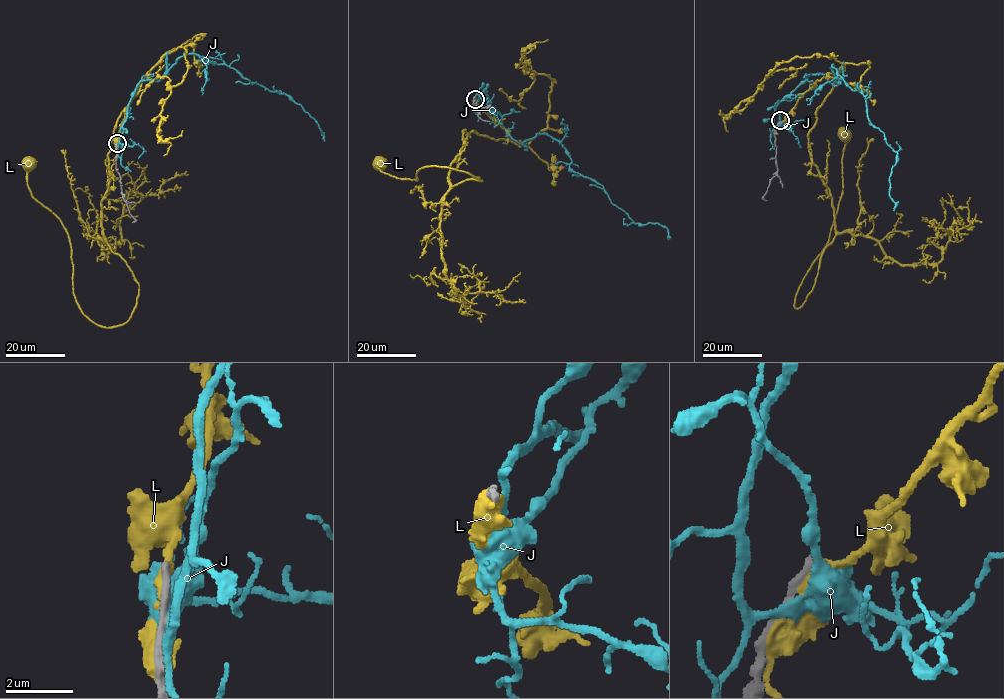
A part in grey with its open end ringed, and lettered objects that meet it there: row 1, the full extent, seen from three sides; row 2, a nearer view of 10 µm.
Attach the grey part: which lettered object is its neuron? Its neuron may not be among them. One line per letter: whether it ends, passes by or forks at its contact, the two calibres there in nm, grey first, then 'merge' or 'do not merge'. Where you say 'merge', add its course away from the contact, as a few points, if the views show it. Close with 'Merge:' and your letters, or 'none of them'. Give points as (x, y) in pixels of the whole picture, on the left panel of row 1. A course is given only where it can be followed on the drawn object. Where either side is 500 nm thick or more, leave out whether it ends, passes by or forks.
J: it passes by | 200/360 nm | do not merge
L: it passes by | 280/280 nm | do not merge
Merge: none of them

